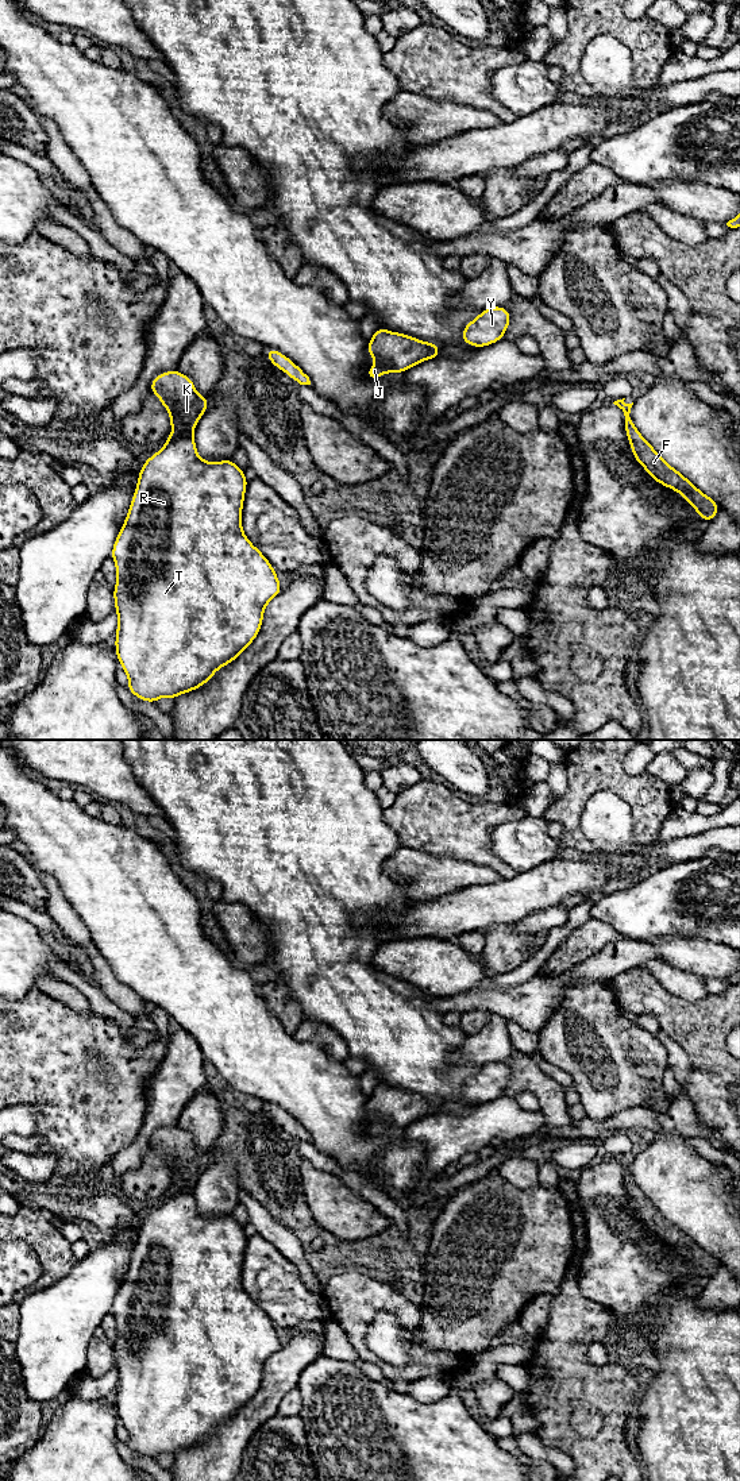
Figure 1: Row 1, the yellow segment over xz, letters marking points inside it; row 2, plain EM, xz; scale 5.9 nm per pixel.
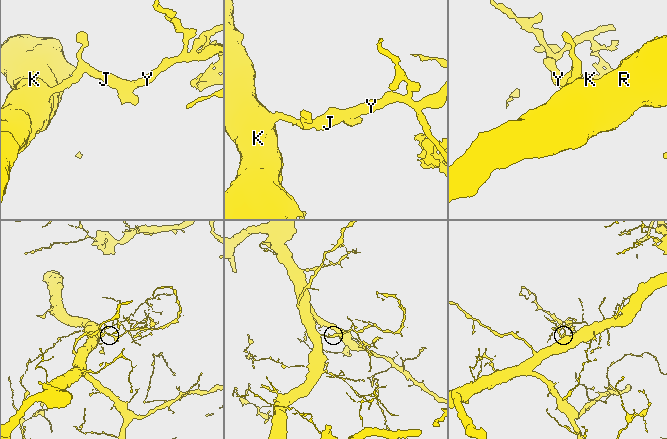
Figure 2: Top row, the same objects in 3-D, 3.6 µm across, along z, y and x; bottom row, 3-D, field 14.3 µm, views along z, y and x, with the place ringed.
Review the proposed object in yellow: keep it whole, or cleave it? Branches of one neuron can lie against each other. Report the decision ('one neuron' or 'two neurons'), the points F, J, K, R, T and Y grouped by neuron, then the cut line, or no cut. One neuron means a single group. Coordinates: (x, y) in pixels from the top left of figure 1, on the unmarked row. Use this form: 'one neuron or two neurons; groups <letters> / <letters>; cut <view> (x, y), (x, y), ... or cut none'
one neuron; groups F J K R T Y; cut none

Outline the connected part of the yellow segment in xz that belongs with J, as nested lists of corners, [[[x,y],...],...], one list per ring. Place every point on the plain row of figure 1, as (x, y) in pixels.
[[[377,1084],[367,1100],[367,1111],[375,1114],[377,1119],[366,1127],[366,1133],[378,1135],[385,1129],[405,1129],[427,1115],[439,1114],[439,1108],[438,1099]]]

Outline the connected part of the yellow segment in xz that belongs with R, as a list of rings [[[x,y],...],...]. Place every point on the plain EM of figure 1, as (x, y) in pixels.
[[[178,1126],[157,1131],[149,1146],[170,1170],[169,1188],[177,1188],[166,1192],[166,1200],[142,1220],[111,1314],[116,1322],[112,1346],[117,1369],[116,1415],[128,1432],[127,1446],[142,1457],[157,1459],[161,1453],[176,1457],[178,1451],[204,1442],[219,1424],[240,1412],[262,1385],[265,1364],[282,1342],[270,1318],[243,1288],[242,1265],[248,1241],[243,1224],[231,1215],[205,1218],[197,1210],[193,1187],[209,1154],[201,1153],[193,1137]]]

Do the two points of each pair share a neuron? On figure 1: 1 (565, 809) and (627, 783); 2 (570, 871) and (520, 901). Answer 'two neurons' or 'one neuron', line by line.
1: one neuron
2: one neuron

